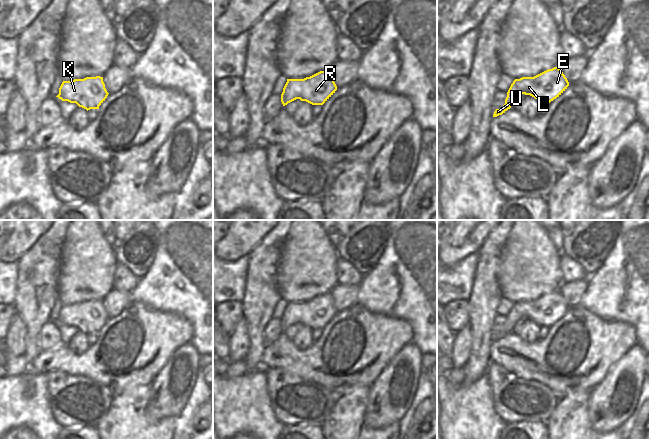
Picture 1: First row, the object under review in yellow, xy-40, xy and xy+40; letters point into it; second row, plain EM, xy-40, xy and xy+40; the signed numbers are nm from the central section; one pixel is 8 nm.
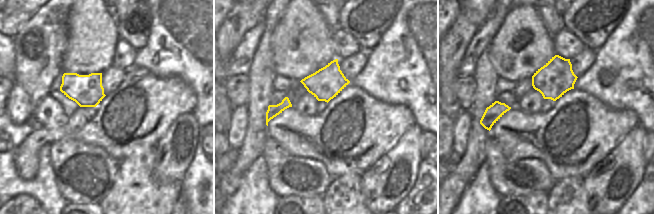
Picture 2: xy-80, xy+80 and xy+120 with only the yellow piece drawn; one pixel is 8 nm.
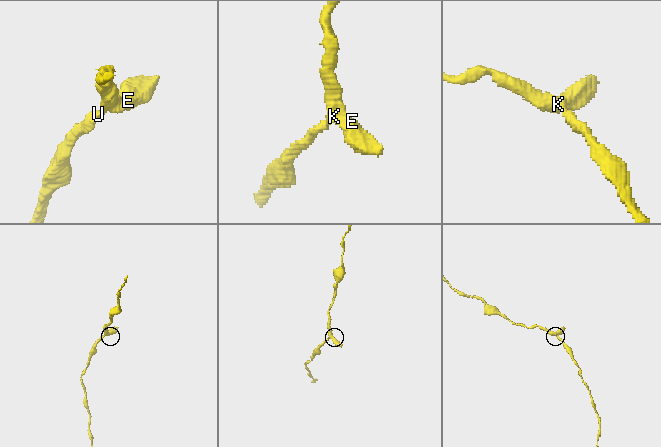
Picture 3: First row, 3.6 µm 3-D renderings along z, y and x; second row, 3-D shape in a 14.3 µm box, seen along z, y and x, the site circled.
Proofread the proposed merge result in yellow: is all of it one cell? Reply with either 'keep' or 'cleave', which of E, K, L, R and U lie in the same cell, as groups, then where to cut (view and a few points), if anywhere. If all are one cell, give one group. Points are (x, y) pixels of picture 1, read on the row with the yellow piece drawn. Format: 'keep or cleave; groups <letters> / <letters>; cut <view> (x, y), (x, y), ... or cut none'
keep; groups E K L R U; cut none

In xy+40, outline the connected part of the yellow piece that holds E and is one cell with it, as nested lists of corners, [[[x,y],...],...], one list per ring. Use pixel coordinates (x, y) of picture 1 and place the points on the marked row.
[[[558,67],[548,69],[534,77],[515,79],[507,92],[505,104],[495,110],[493,117],[505,113],[522,94],[530,95],[540,103],[550,103],[559,97],[568,86],[567,78]]]

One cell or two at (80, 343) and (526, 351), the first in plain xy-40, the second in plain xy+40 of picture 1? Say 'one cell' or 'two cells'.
two cells

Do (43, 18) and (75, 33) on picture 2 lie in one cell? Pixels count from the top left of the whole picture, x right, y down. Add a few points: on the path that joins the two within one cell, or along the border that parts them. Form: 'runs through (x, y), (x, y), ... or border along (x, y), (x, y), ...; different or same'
border along (69, 10), (68, 45), (63, 53); different

